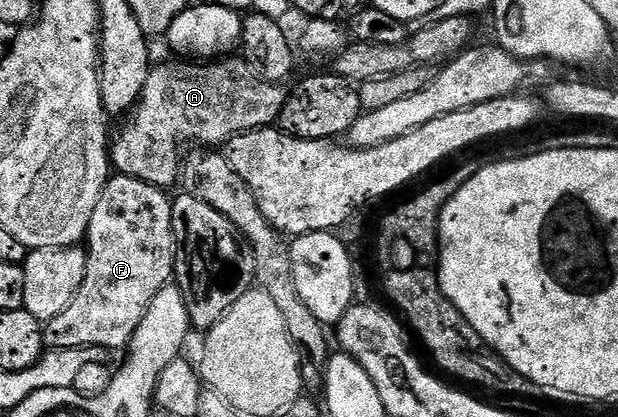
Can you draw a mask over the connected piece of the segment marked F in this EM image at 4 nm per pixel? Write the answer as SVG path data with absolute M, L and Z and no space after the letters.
M125 174L109 177L102 196L98 196L98 208L90 216L90 228L86 239L88 259L86 277L78 296L70 300L66 312L54 316L54 320L43 323L45 350L61 350L75 346L97 346L113 352L120 352L138 332L146 308L162 292L164 286L173 281L176 269L176 237L172 227L172 198L161 187L151 186Z

